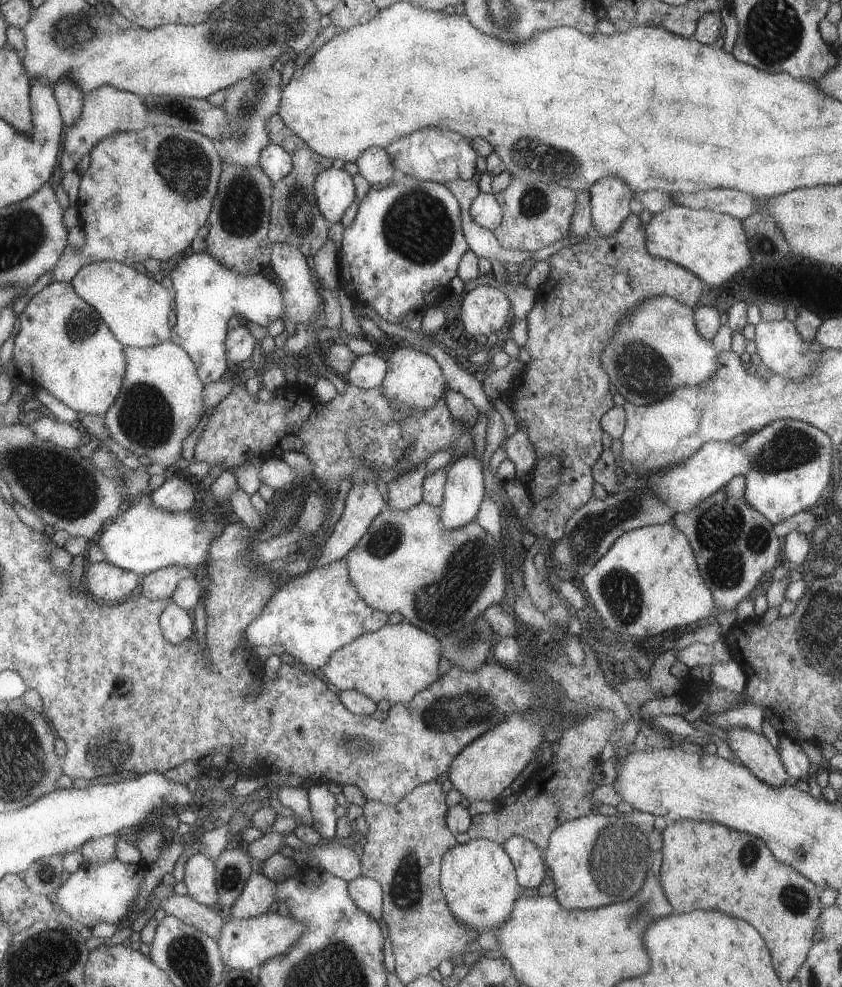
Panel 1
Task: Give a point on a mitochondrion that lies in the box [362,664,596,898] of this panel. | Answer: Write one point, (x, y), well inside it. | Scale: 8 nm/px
(455, 713)

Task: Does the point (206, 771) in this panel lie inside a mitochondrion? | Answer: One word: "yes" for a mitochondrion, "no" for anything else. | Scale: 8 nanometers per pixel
no

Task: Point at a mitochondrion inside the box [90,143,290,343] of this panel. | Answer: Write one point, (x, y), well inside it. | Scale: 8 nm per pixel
(241, 205)

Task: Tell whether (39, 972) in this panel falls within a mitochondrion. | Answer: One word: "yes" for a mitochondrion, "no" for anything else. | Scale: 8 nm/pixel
yes

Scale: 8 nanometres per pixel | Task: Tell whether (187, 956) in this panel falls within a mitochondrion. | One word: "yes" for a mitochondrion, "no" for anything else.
yes

